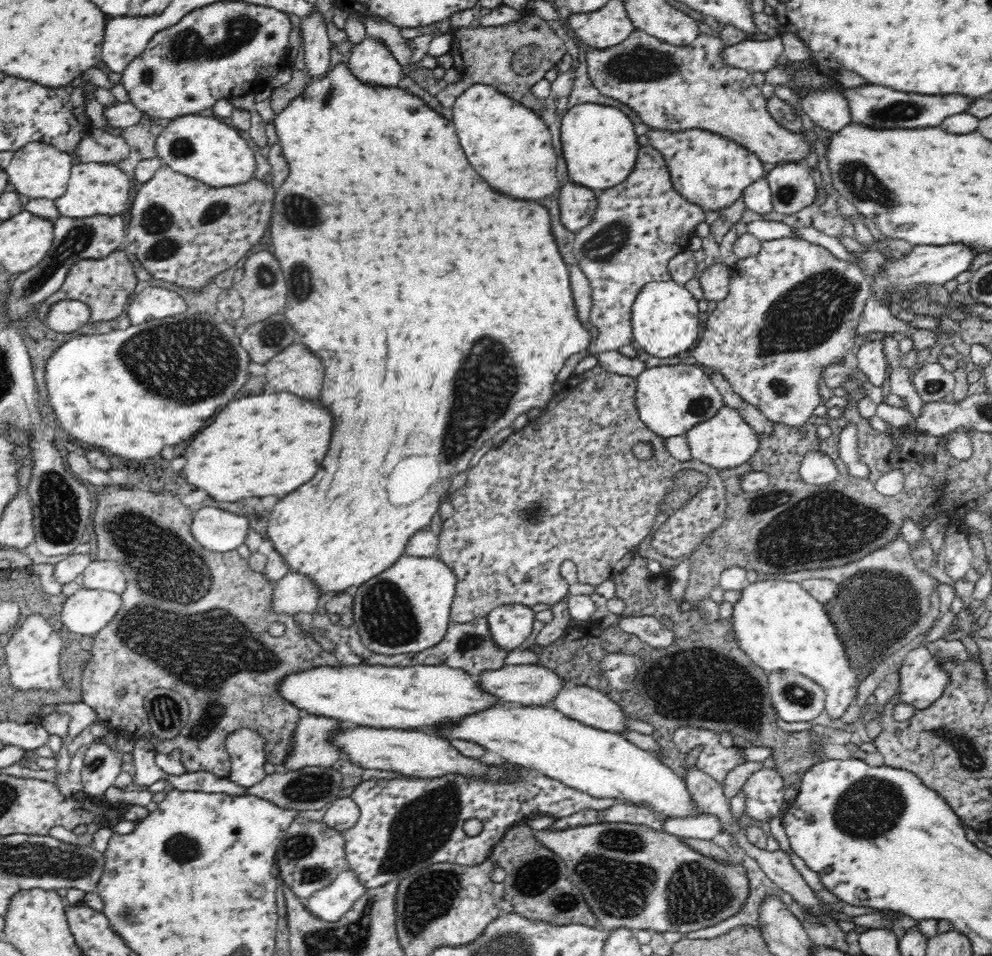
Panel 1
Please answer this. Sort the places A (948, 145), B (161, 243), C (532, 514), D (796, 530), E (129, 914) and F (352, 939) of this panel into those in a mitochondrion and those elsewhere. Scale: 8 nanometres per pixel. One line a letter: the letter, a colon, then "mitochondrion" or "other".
A: other
B: mitochondrion
C: mitochondrion
D: mitochondrion
E: mitochondrion
F: mitochondrion

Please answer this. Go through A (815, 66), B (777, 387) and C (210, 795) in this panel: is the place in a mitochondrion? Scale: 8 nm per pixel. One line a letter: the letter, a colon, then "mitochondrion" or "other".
A: other
B: mitochondrion
C: other

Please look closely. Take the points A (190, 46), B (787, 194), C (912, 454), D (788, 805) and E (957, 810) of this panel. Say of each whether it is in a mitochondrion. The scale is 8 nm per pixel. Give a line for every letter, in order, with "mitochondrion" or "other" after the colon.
A: mitochondrion
B: mitochondrion
C: other
D: other
E: other

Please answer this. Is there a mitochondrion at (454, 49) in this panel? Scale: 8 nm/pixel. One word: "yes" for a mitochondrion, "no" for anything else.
no

